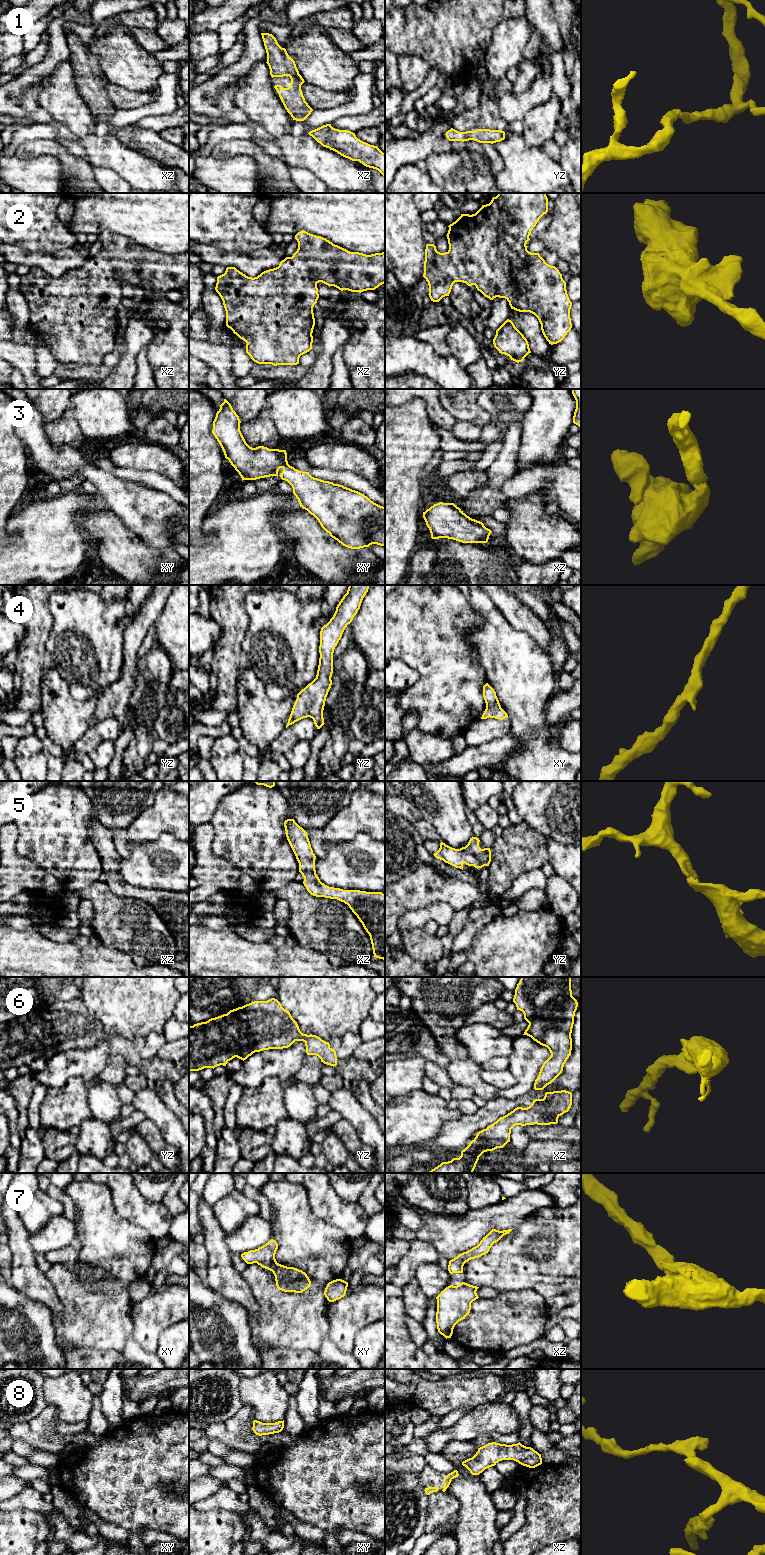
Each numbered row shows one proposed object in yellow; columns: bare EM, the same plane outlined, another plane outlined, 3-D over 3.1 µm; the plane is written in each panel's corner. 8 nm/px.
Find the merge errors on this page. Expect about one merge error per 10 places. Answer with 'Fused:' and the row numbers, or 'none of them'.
Fused: none of them

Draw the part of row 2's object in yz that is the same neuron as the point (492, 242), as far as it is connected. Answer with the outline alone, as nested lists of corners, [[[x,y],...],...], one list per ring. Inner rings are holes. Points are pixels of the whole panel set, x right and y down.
[[[498,193],[475,214],[461,214],[448,226],[447,252],[438,252],[434,244],[426,245],[423,277],[428,282],[431,301],[449,296],[455,282],[475,285],[490,300],[505,298],[511,309],[534,314],[549,344],[561,342],[572,328],[572,302],[566,282],[555,266],[547,264],[539,253],[529,252],[526,246],[531,231],[547,212],[546,193]]]

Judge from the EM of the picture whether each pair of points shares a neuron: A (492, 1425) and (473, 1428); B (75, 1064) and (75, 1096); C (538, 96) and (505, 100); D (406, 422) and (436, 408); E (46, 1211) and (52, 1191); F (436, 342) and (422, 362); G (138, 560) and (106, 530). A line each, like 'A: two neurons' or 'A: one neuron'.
A: one neuron
B: two neurons
C: one neuron
D: two neurons
E: two neurons
F: two neurons
G: one neuron

